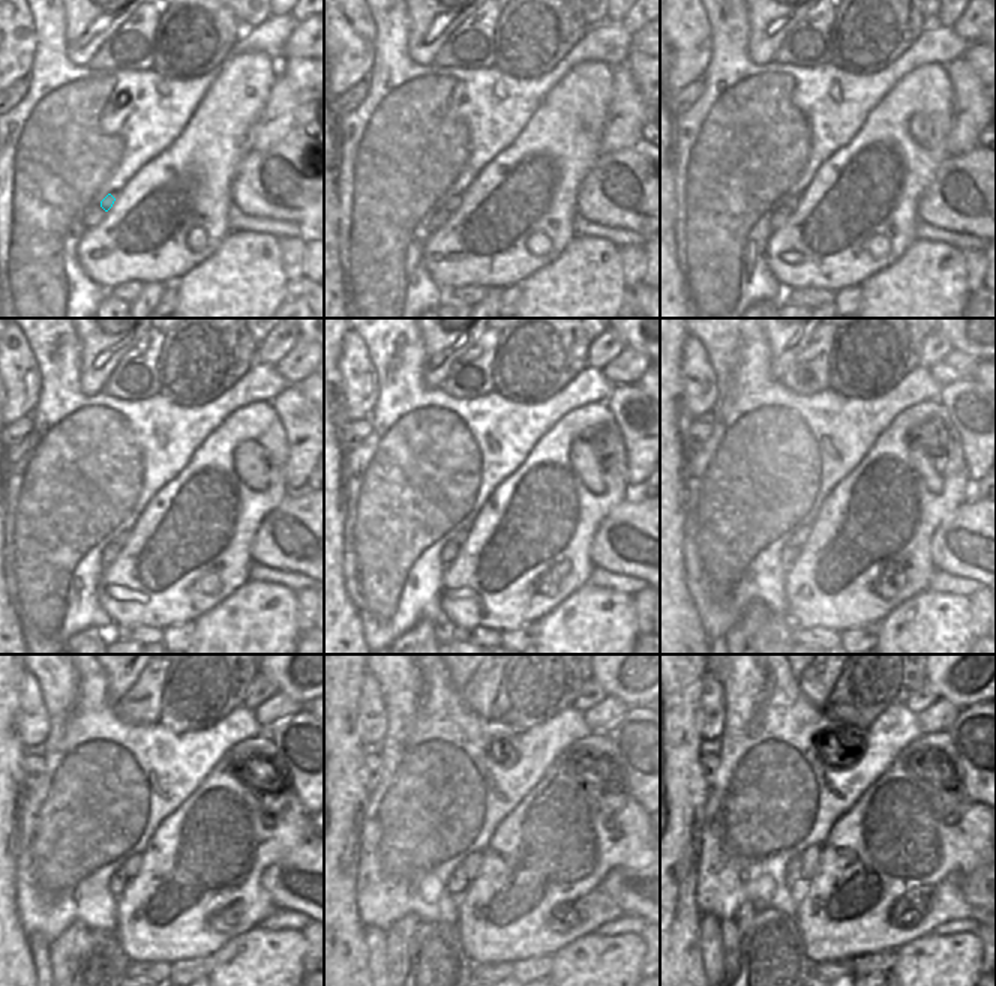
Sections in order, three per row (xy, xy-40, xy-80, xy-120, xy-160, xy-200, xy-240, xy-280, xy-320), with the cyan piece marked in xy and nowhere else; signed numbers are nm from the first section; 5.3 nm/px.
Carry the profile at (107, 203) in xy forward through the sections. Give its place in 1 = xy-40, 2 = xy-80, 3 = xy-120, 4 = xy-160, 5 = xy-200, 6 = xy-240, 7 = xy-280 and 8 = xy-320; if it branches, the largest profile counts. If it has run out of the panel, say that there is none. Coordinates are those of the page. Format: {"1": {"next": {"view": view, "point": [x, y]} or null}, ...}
{"1": {"next": {"view": "xy-40", "point": [452, 201]}}, "2": {"next": {"view": "xy-80", "point": [792, 203]}}, "3": {"next": {"view": "xy-120", "point": [122, 538]}}, "4": {"next": {"view": "xy-160", "point": [461, 538]}}, "5": {"next": {"view": "xy-200", "point": [798, 539]}}, "6": {"next": {"view": "xy-240", "point": [132, 865]}}, "7": {"next": {"view": "xy-280", "point": [471, 863]}}, "8": {"next": {"view": "xy-320", "point": [810, 857]}}}

